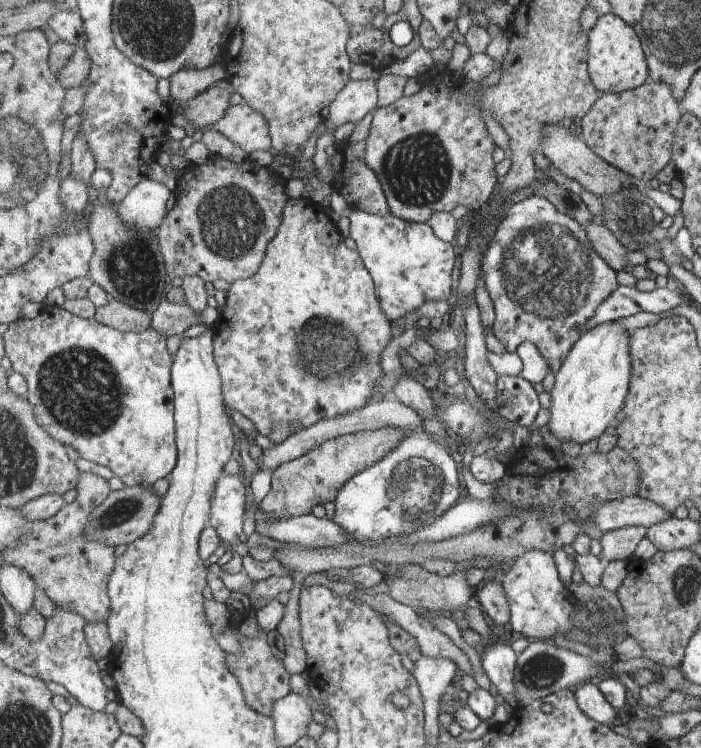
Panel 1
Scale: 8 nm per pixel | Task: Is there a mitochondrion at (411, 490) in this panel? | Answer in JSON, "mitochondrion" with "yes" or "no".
{"mitochondrion":"yes"}

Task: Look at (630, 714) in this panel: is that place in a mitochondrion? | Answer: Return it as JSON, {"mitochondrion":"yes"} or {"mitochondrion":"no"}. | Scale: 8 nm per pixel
{"mitochondrion":"no"}

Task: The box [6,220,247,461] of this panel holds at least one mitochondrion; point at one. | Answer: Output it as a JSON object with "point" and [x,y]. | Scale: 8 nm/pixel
{"point":[80,388]}

